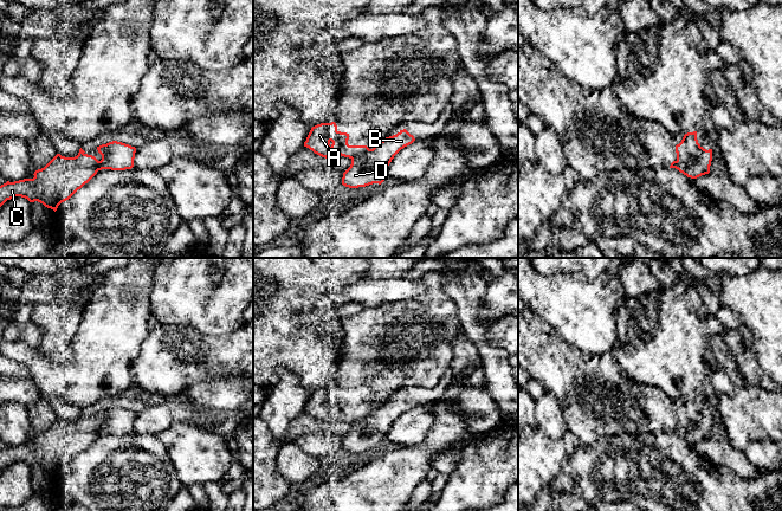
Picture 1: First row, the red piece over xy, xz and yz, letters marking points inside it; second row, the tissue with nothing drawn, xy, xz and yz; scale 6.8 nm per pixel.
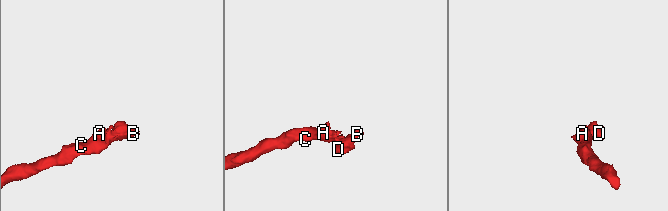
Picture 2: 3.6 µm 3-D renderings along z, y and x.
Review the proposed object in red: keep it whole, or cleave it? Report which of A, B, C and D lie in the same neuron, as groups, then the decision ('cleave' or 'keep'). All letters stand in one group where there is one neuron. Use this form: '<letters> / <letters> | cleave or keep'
A C / B D | cleave

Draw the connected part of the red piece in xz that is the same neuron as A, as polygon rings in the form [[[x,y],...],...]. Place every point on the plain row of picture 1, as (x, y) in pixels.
[[[335,387],[321,388],[311,393],[304,412],[325,423],[336,420],[353,423],[369,415],[367,410],[349,410],[348,405],[349,399],[338,396]]]

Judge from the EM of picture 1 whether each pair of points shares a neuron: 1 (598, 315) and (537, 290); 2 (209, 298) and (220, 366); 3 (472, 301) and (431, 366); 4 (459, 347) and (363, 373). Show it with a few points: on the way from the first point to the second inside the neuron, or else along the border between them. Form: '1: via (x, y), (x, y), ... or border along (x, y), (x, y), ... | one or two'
1: via (582, 312), (566, 301), (553, 298) | one
2: border along (189, 327), (213, 336), (224, 336), (240, 328) | two
3: border along (448, 295), (457, 306), (460, 327) | two
4: border along (460, 328), (451, 341), (450, 367) | two

